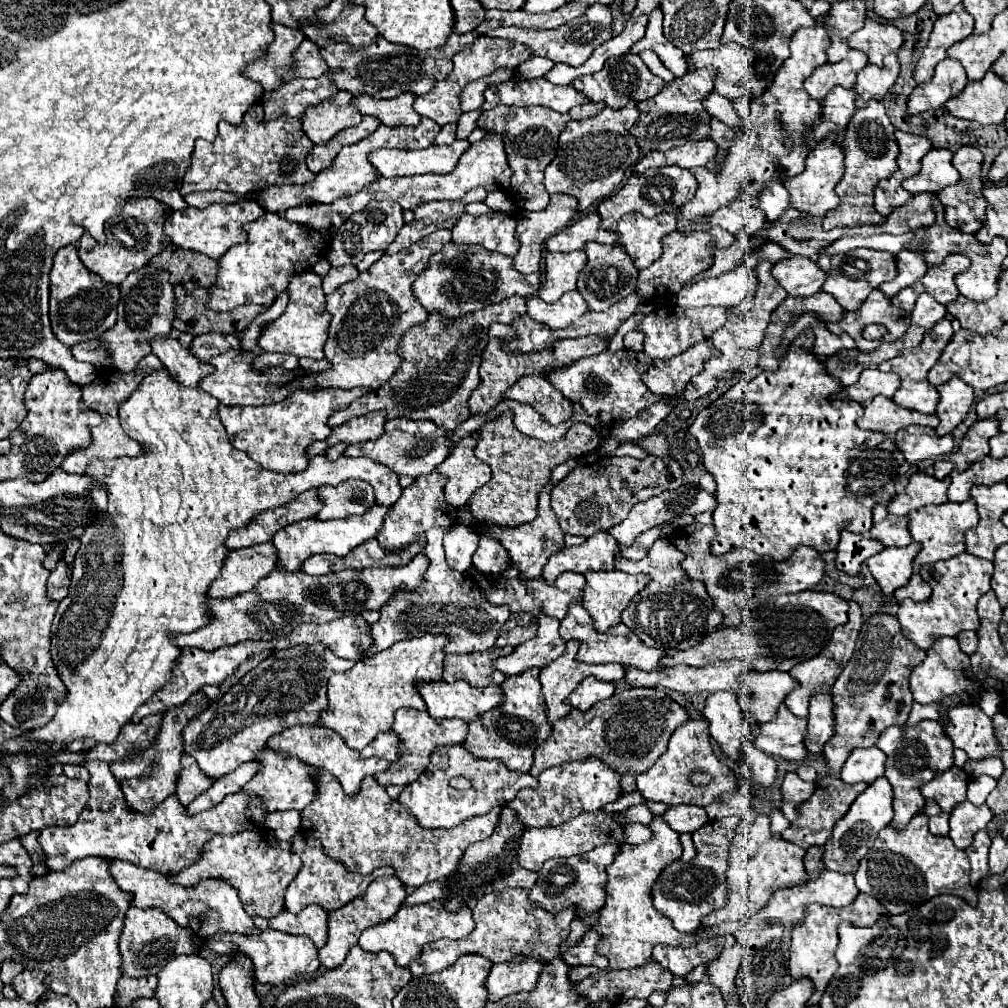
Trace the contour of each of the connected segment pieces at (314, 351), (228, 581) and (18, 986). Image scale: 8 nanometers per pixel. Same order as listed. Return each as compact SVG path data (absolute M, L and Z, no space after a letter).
M307 268L305 272L291 278L287 290L289 290L289 306L275 322L267 326L269 330L261 334L259 346L267 352L287 352L299 358L303 356L325 358L323 346L327 340L331 314L327 314L327 308L325 308L325 294L321 290L321 278L311 268Z
M273 542L233 550L219 578L211 584L211 598L229 598L251 590L261 578L277 568L277 550Z
M23 970L23 974L19 974L19 978L15 978L13 988L19 994L19 998L23 998L27 1002L37 1002L41 998L41 994L47 990L43 986L43 980L39 978L39 974L31 974L31 970Z

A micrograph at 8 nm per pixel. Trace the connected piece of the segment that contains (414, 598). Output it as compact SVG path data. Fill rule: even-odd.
M427 530L425 536L427 536L427 546L423 552L431 560L431 566L425 574L425 582L423 586L419 586L419 590L397 594L395 598L383 604L379 622L371 624L373 632L371 656L375 652L393 646L401 638L411 638L419 634L441 634L441 630L451 638L451 642L445 646L445 654L491 650L495 646L495 640L499 638L503 624L511 616L509 606L491 604L473 578L467 578L467 574L459 574L445 564L445 552L443 552L445 530ZM441 612L447 612L447 618L441 620Z

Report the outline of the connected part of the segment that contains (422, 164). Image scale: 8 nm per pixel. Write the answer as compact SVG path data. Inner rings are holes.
M455 140L445 146L429 146L423 150L395 150L379 148L371 152L371 162L381 176L413 176L413 174L449 174L455 170L459 156L471 146L471 142Z

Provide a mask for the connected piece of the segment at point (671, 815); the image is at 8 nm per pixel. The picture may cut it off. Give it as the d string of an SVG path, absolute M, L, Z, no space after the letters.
M669 806L661 818L665 818L665 822L669 826L675 828L675 832L683 834L683 832L695 832L697 828L701 828L703 824L707 824L707 814L703 808L695 808L695 806Z

